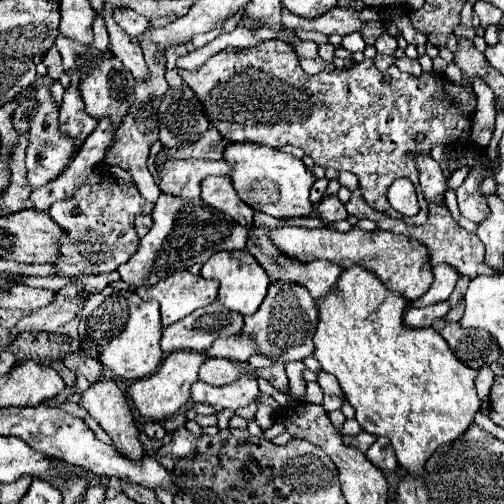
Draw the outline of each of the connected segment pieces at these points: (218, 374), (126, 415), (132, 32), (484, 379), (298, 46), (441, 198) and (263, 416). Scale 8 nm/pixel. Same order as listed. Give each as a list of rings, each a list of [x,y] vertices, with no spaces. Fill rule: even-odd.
[[[225,358],[205,360],[205,364],[201,364],[201,368],[199,368],[199,380],[205,384],[215,384],[215,386],[221,384],[223,386],[223,384],[237,380],[239,376],[255,376],[255,372],[239,370],[233,362],[225,360]]]
[[[99,380],[95,382],[89,390],[85,390],[81,394],[81,402],[79,402],[99,424],[101,428],[109,434],[109,438],[113,440],[117,452],[121,452],[123,456],[127,456],[129,460],[141,460],[141,456],[145,456],[143,444],[139,442],[139,430],[133,422],[131,410],[127,406],[127,400],[123,396],[123,392],[119,390],[119,386],[113,380]]]
[[[117,8],[113,12],[113,18],[115,18],[117,26],[123,32],[127,32],[129,36],[141,36],[149,26],[149,20],[145,16],[141,16],[141,14],[133,12],[131,8]]]
[[[483,366],[481,370],[479,370],[479,376],[477,376],[477,380],[475,380],[475,386],[477,386],[477,394],[479,394],[479,398],[481,400],[487,400],[489,398],[489,388],[491,388],[491,384],[493,384],[493,370],[489,368],[489,366]]]
[[[296,40],[292,43],[293,48],[300,58],[317,58],[317,44],[313,41]]]
[[[417,156],[419,164],[419,184],[423,198],[427,202],[441,202],[445,204],[445,190],[447,190],[447,178],[441,170],[441,166],[431,156]]]
[[[259,404],[259,410],[255,414],[255,422],[259,424],[261,430],[267,430],[273,424],[273,410],[265,404]]]

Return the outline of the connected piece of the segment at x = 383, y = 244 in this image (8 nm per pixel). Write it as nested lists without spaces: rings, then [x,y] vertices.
[[[295,226],[273,228],[269,236],[281,252],[301,262],[325,258],[329,262],[337,262],[341,268],[359,264],[371,270],[373,274],[377,274],[389,290],[399,292],[409,300],[421,298],[433,284],[433,266],[429,264],[429,252],[425,246],[421,246],[421,242],[409,236],[397,236],[393,232],[383,232],[383,230],[365,232],[359,228],[353,228],[341,234],[335,228],[327,228],[327,226],[325,228],[295,228]]]

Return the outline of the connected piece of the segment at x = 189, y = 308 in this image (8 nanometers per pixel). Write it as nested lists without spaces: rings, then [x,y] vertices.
[[[175,272],[167,280],[161,280],[153,286],[137,288],[137,294],[143,300],[157,300],[161,306],[161,322],[167,328],[169,324],[189,316],[197,308],[211,304],[218,295],[219,282],[193,276],[191,272]]]

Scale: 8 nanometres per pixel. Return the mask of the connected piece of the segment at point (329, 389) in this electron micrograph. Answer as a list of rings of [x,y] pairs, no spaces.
[[[321,370],[321,372],[317,374],[317,382],[319,382],[319,386],[323,388],[325,394],[337,396],[337,398],[341,398],[341,400],[345,402],[345,394],[343,394],[343,390],[341,390],[341,386],[339,386],[339,382],[337,382],[335,376],[331,376],[331,374],[327,374],[327,372]]]

